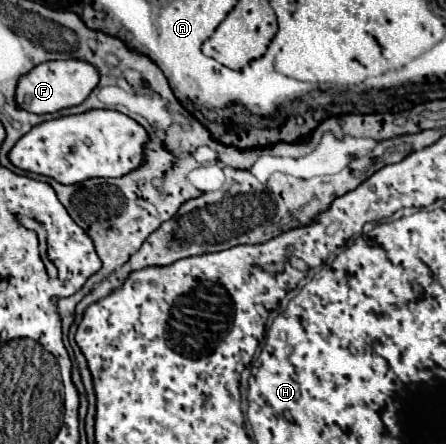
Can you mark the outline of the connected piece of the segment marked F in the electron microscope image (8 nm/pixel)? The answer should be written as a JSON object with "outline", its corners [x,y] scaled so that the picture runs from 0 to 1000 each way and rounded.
{"outline":[[[170,133],[152,137],[103,137],[81,146],[72,160],[49,169],[36,191],[36,236],[63,255],[99,259],[99,255],[126,255],[143,241],[179,236],[206,200],[220,191],[220,155],[202,142],[184,142]]]}

